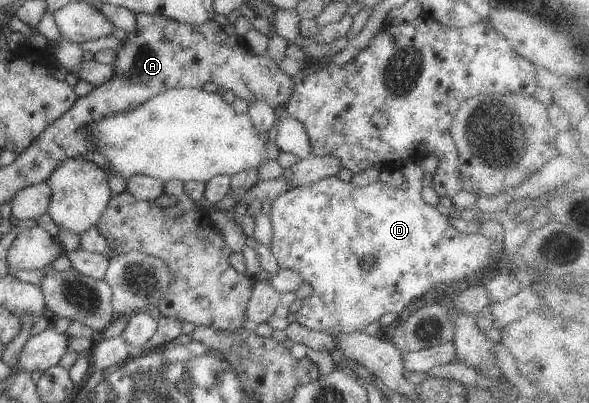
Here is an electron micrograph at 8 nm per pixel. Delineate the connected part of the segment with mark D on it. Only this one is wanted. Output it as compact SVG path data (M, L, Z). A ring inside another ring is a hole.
M328 176L314 183L303 185L301 187L292 187L286 193L283 193L279 199L275 199L272 203L273 208L270 214L270 221L273 227L273 241L271 241L271 253L277 258L277 262L282 270L293 269L301 275L301 279L305 283L309 283L312 287L312 293L309 297L302 301L299 311L295 313L297 322L308 329L327 332L335 337L341 333L353 333L353 331L364 331L367 325L378 321L382 315L389 312L398 315L405 314L411 307L417 303L427 301L430 293L437 287L447 285L448 283L458 283L465 285L471 276L483 274L485 279L494 272L493 267L501 259L504 239L501 237L487 238L478 233L461 233L452 227L446 217L441 215L435 207L428 205L422 199L422 193L417 189L400 189L382 183L380 181L371 183L367 187L355 187L354 184L345 183L336 176ZM365 257L373 257L373 265L369 269L363 269L363 259Z

